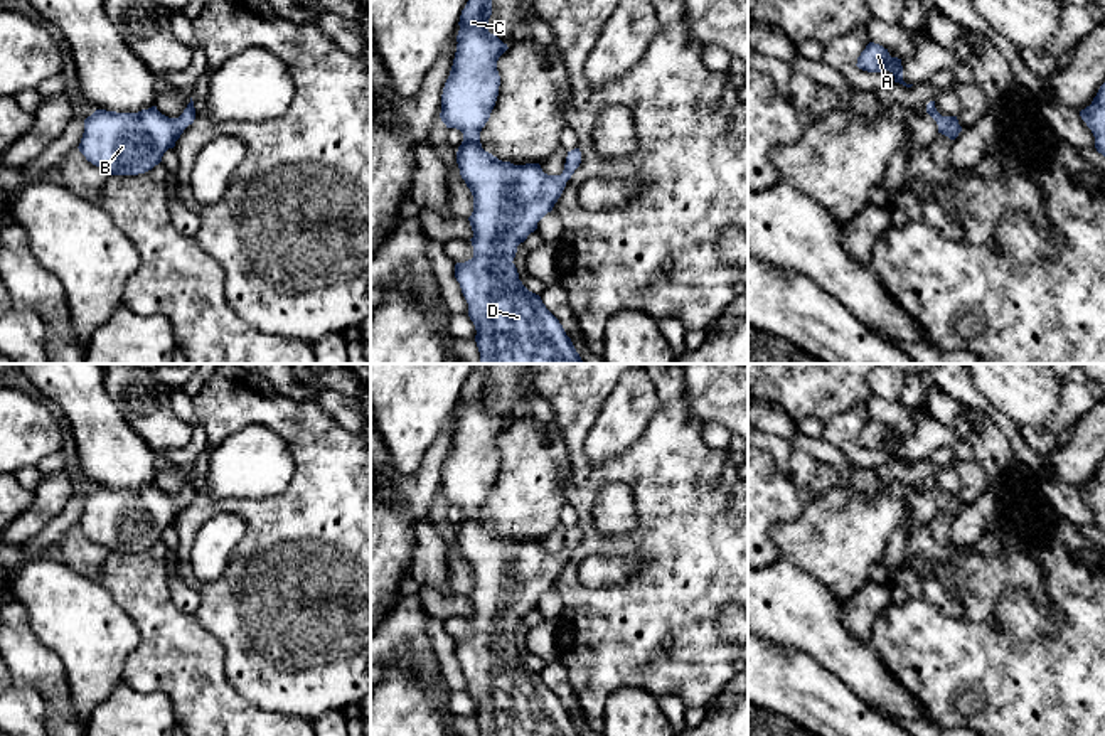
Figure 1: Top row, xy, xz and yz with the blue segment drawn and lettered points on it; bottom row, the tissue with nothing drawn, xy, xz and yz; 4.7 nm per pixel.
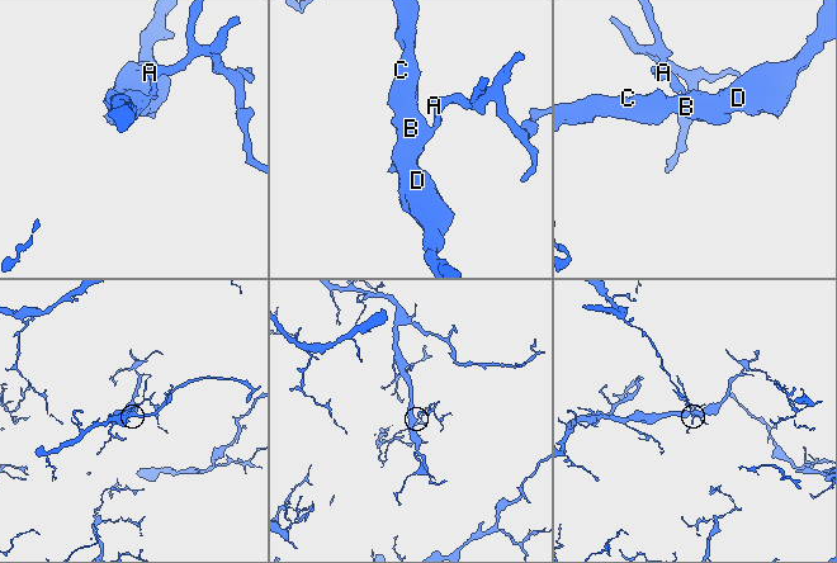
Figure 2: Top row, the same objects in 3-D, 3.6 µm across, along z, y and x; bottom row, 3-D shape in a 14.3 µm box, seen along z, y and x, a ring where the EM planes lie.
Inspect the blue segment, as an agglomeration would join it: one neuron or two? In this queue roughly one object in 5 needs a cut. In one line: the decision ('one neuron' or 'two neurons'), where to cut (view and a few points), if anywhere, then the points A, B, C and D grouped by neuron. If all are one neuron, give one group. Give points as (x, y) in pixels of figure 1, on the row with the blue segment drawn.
one neuron; cut none; groups A B C D

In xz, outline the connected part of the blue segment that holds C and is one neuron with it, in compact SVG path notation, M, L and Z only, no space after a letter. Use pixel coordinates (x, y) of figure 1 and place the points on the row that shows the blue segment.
M492 0L467 2L441 94L441 121L463 133L456 163L473 195L473 258L455 264L455 278L477 330L480 364L583 364L559 320L522 285L512 263L517 246L561 197L581 152L568 152L563 173L547 175L539 163L514 165L482 148L480 131L499 96L497 61L509 49L488 32L490 15Z

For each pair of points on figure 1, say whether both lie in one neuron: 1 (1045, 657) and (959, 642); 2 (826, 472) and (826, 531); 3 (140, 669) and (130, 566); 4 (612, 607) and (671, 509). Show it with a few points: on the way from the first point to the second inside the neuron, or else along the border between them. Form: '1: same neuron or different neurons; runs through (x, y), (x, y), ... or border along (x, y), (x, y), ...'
1: same neuron; runs through (1023, 657), (981, 657)
2: different neurons; border along (864, 494), (831, 487), (797, 517)
3: same neuron; runs through (150, 644), (150, 605), (142, 592)
4: same neuron; runs through (639, 588), (671, 556), (671, 536)

